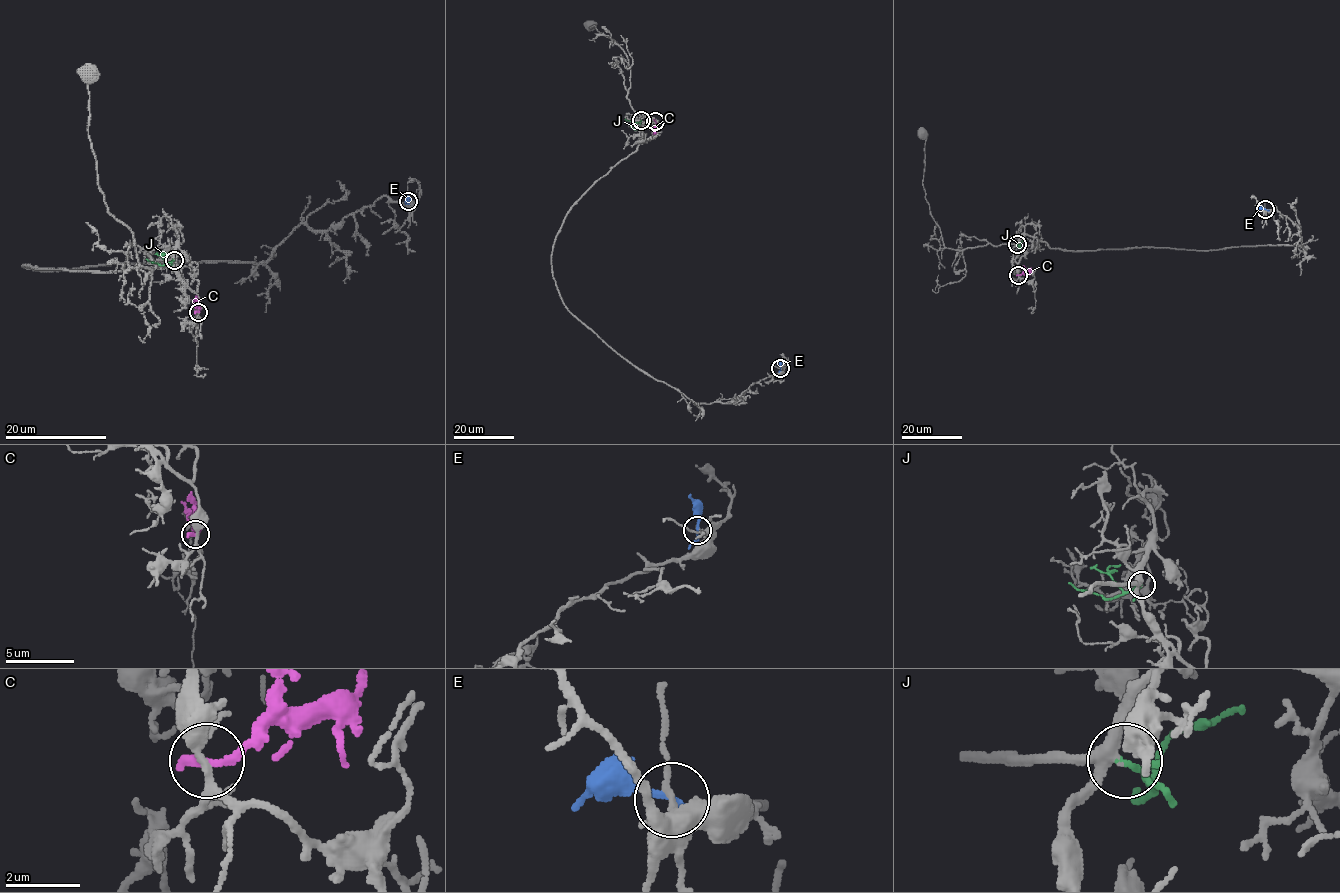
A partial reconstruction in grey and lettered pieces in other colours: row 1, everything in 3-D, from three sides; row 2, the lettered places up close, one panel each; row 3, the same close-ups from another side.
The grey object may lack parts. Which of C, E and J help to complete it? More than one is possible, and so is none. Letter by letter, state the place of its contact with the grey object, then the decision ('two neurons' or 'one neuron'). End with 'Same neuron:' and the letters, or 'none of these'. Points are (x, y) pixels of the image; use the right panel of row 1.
C: (1018, 275) | two neurons
E: (1265, 209) | two neurons
J: (1017, 244) | one neuron
Same neuron: J

